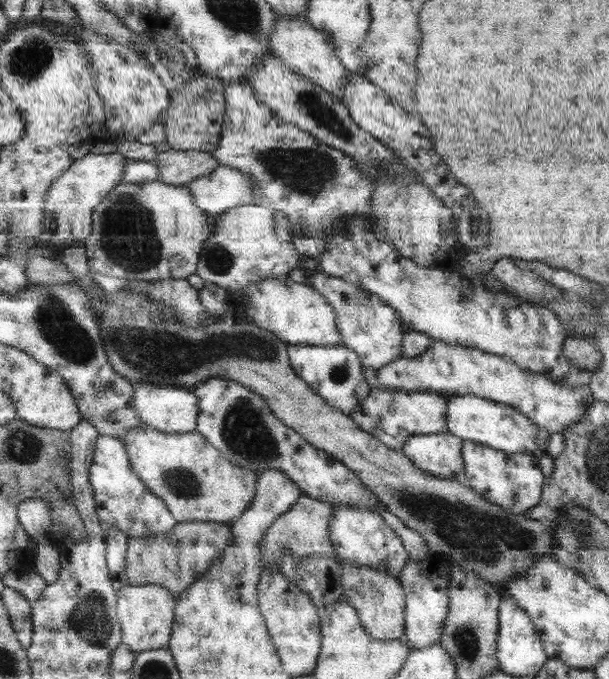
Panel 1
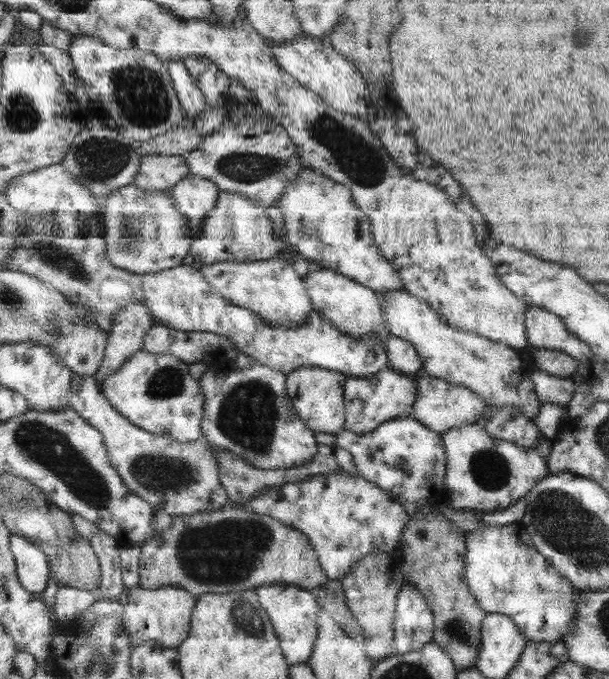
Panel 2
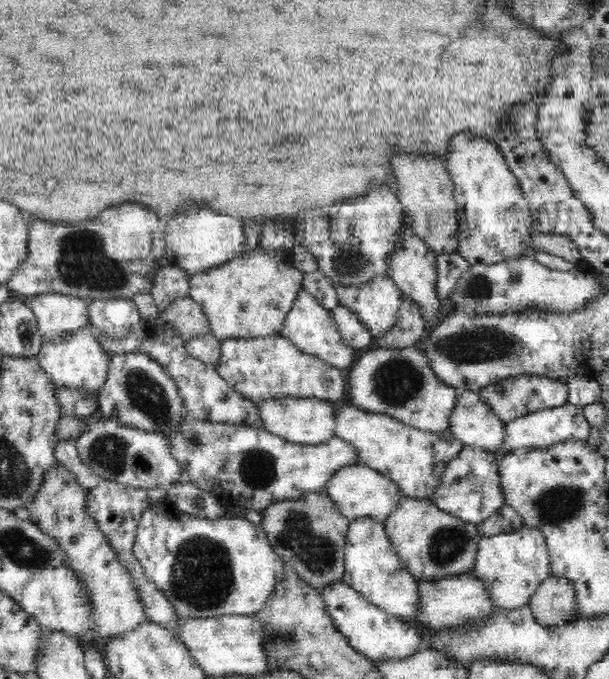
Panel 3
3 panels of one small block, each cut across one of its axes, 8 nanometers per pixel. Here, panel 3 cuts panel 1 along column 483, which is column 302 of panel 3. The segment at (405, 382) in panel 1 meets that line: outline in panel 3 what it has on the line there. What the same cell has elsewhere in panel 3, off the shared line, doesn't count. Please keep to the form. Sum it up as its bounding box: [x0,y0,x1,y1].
[217,334,346,405]

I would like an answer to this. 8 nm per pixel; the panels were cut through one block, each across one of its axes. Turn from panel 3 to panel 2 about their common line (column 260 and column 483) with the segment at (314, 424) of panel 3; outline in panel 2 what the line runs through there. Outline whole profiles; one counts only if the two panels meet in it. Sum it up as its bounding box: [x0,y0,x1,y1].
[411,369,486,435]

